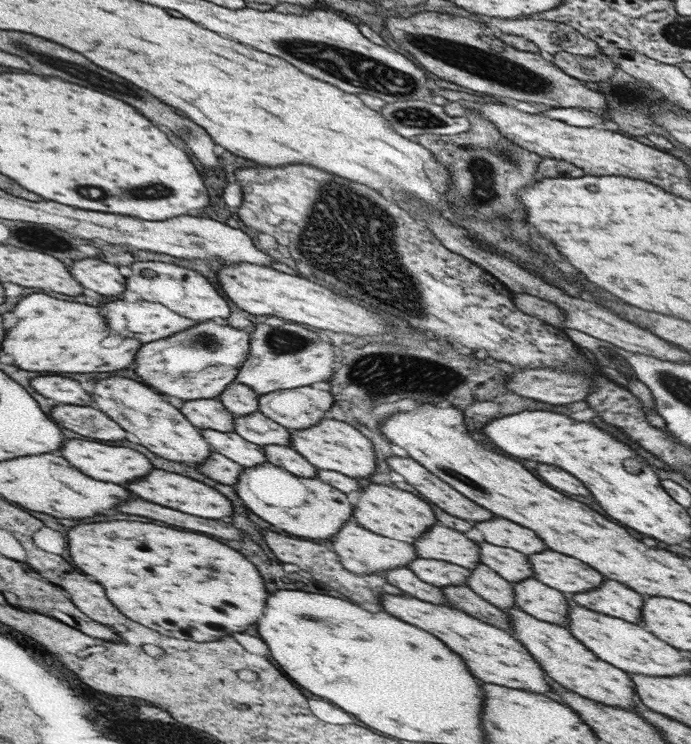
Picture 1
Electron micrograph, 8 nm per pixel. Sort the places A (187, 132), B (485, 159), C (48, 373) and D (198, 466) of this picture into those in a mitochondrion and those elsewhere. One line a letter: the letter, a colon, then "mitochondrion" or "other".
A: mitochondrion
B: mitochondrion
C: other
D: other

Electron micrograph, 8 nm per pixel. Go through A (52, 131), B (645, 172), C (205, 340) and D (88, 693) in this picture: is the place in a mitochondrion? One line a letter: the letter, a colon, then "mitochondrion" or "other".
A: other
B: other
C: mitochondrion
D: other

